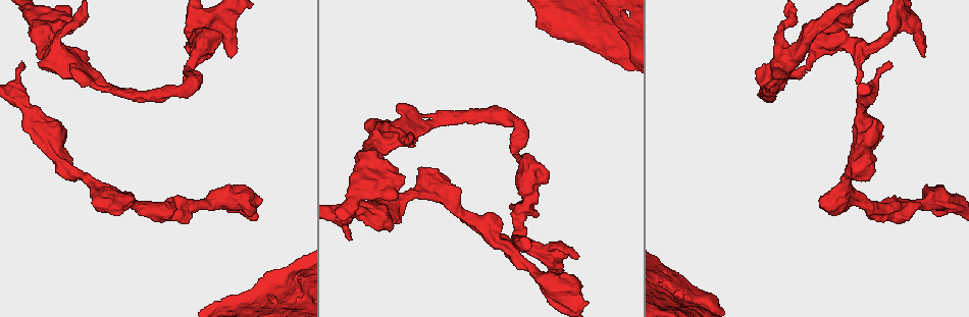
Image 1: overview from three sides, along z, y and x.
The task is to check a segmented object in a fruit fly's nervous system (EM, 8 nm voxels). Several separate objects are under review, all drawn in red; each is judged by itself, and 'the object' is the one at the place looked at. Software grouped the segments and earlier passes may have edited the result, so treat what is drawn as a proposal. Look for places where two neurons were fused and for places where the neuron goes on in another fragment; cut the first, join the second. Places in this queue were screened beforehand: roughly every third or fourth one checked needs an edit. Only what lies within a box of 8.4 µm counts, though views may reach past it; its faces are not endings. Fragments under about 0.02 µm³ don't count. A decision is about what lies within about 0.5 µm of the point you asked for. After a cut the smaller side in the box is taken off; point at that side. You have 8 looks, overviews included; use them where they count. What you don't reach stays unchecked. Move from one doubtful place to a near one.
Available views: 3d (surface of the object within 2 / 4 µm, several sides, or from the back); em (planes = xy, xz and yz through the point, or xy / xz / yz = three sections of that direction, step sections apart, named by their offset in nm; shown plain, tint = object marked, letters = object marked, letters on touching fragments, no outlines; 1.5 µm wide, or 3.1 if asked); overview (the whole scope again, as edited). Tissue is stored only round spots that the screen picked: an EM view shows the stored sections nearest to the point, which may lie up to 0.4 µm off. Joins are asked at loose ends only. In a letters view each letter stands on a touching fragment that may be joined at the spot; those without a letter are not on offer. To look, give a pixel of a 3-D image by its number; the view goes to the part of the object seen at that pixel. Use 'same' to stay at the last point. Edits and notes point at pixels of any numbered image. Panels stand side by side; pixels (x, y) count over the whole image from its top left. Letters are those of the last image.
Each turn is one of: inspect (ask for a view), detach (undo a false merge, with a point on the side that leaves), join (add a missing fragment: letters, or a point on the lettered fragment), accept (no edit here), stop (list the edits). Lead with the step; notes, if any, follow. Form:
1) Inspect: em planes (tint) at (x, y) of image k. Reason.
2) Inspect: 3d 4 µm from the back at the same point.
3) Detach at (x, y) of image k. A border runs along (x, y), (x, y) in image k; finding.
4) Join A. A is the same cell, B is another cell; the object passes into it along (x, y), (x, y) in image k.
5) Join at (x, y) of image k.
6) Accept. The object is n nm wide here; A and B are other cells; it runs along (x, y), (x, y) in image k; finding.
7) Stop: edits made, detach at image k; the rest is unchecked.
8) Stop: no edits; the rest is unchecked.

Inspect: em 3.1 µm planes (plain) at (218, 197) of image 1.

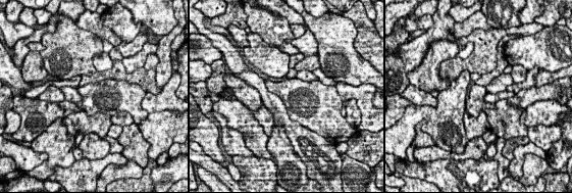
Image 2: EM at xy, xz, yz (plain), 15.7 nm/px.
Inspect: em 3.1 µm planes (letters) at the same point.

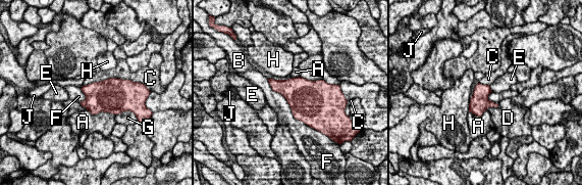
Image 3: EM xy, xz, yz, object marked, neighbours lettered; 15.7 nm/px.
Accept. A, B, C, D, E, F, G, H and J are other cells; a border runs along (267, 79), (307, 126) in image 3; all the same neuron.

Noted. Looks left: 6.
Inspect: em planes (letters) at (352, 239) of image 1. Free end.

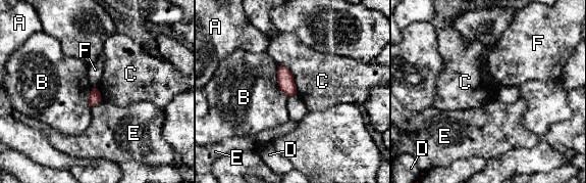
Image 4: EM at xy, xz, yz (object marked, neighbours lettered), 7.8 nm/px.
Accept. A, B, C, D, E and F are other cells; a border runs along (279, 64), (291, 74), (298, 93) in image 4; none of them fits.

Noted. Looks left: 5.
Inspect: 3d 2 µm at (556, 271) of image 1. An open end.

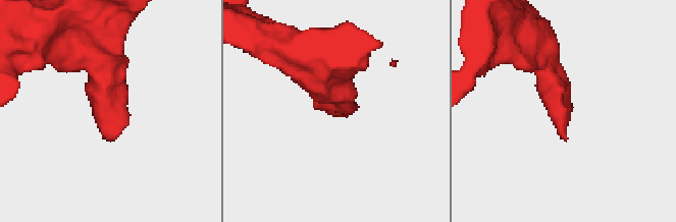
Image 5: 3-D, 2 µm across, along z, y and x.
Inspect: em xz step 8 (letters) at (113, 140) of image 5.

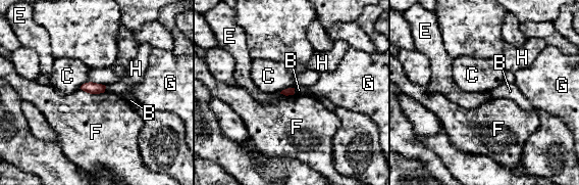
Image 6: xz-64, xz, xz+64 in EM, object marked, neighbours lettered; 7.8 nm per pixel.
Inspect: em planes (letters) at the same point. Cut it another way.

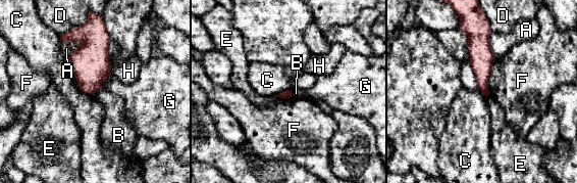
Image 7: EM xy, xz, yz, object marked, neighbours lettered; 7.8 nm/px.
Accept. The longest contact is with C, 300 nm; A, B, C, D, E, F, G and H are other cells; a border runs along (102, 87), (94, 93) in image 7; none of them fits.

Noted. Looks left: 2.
Stop: no edits; the rest is unchecked.

